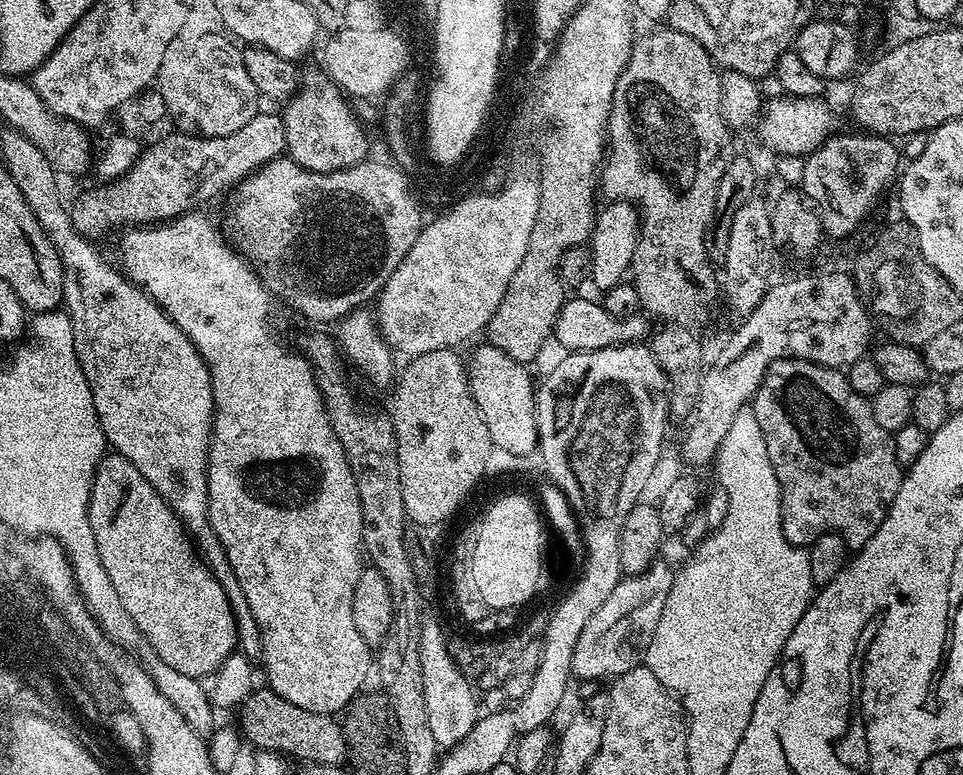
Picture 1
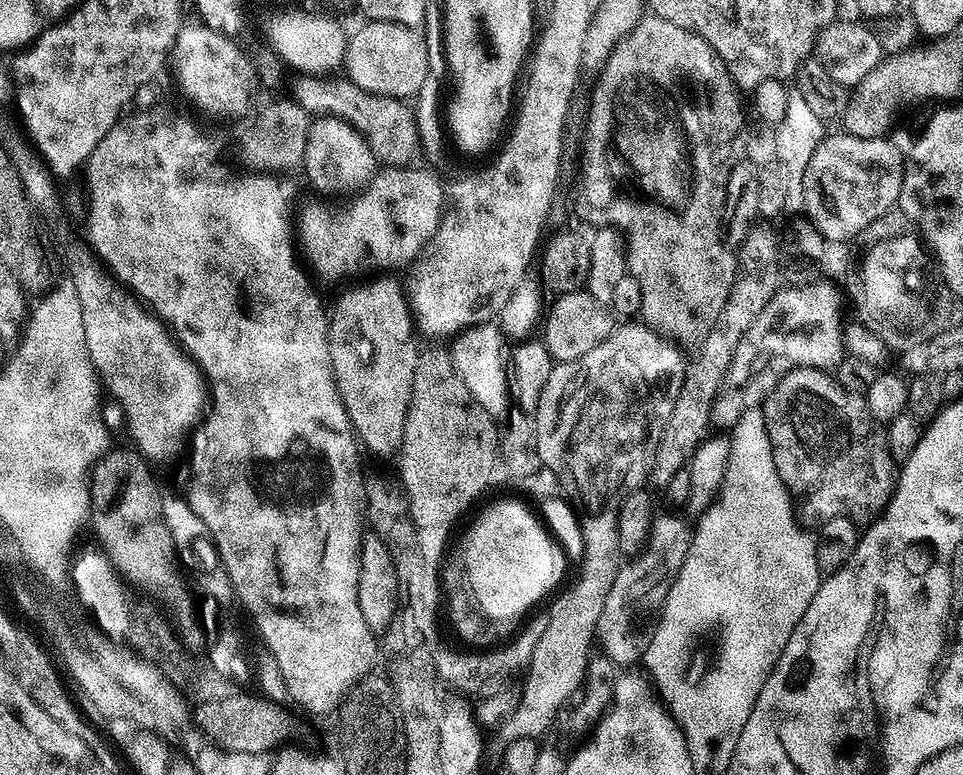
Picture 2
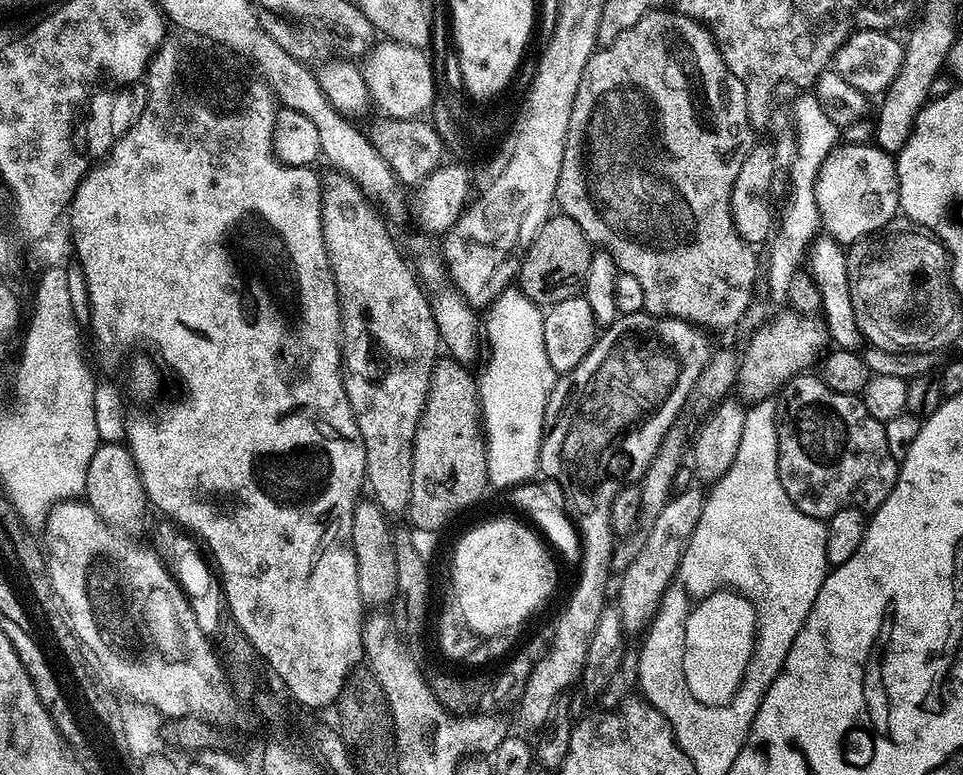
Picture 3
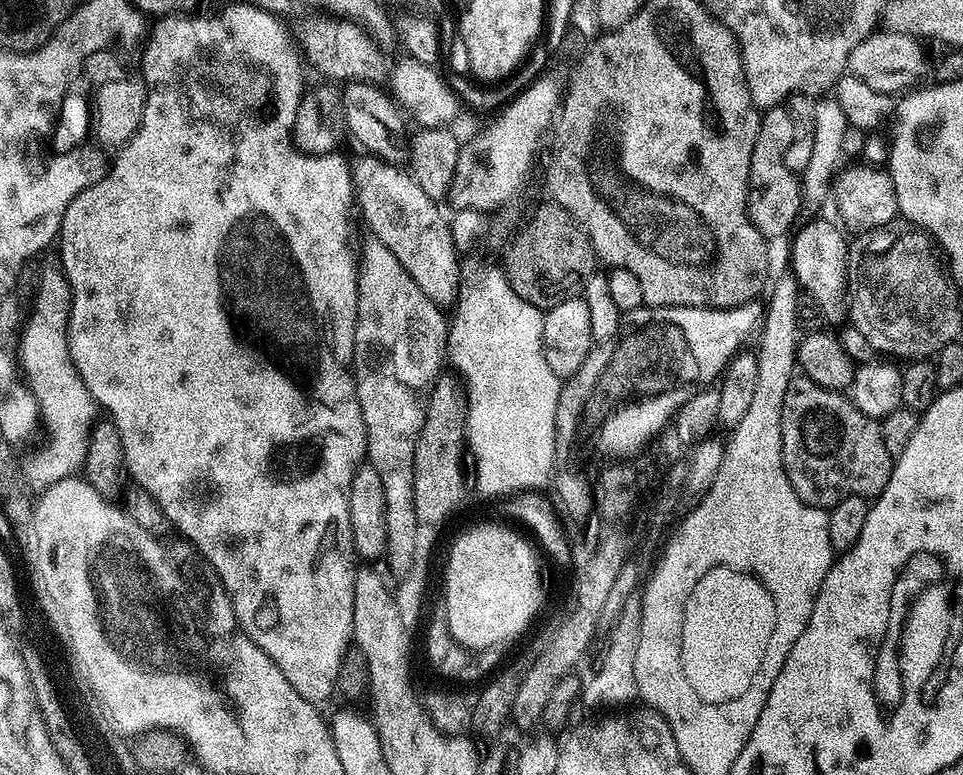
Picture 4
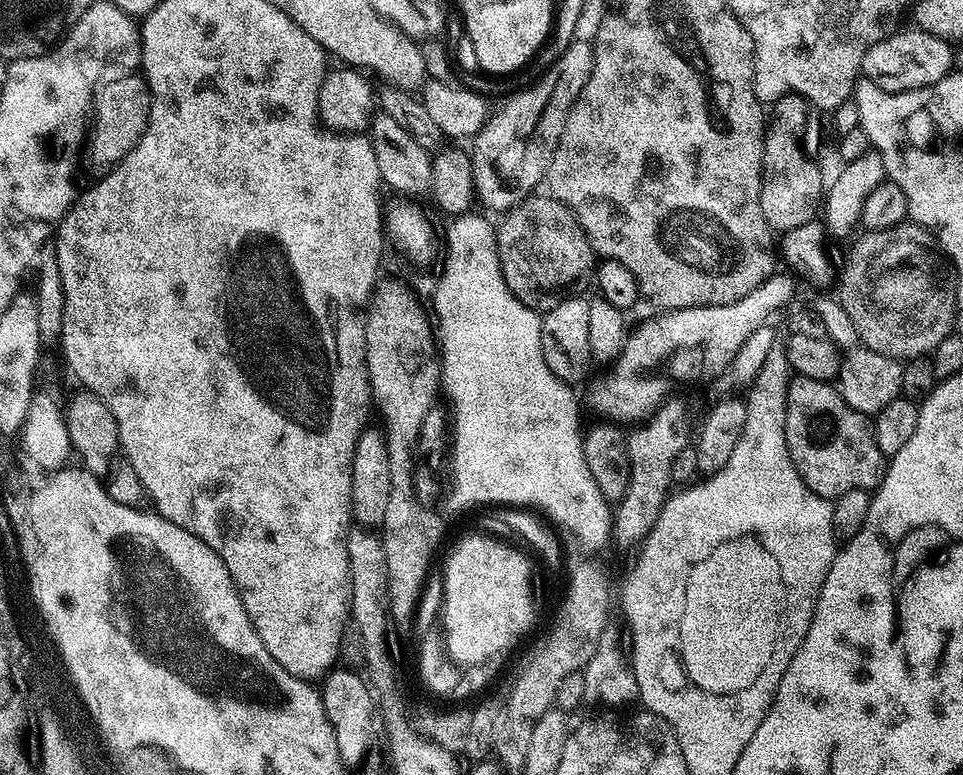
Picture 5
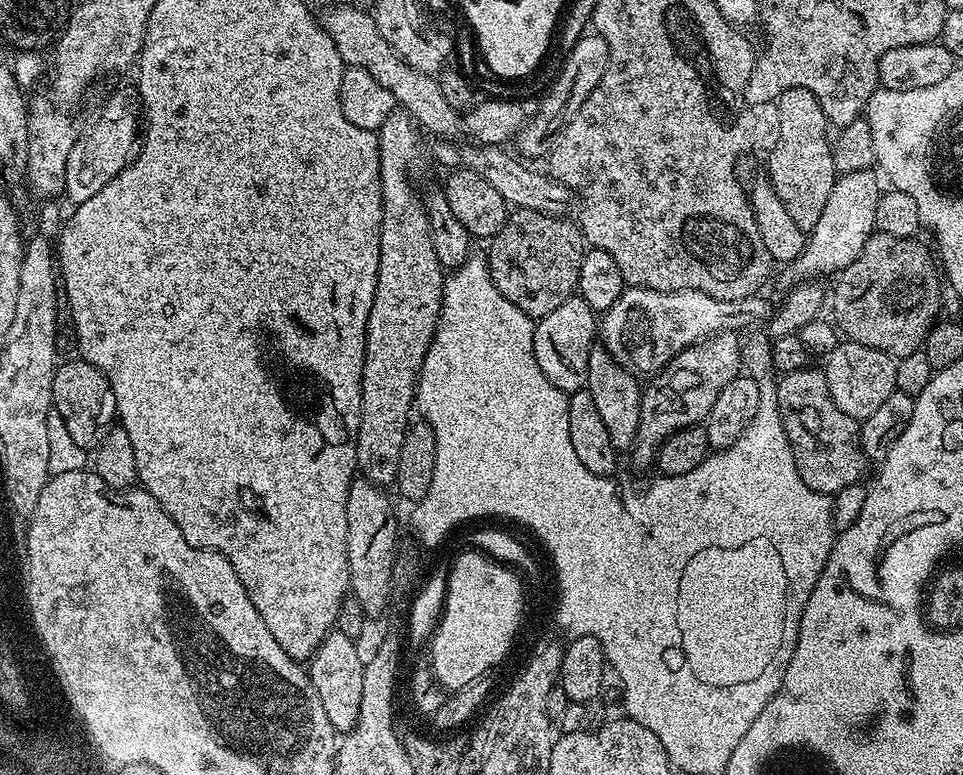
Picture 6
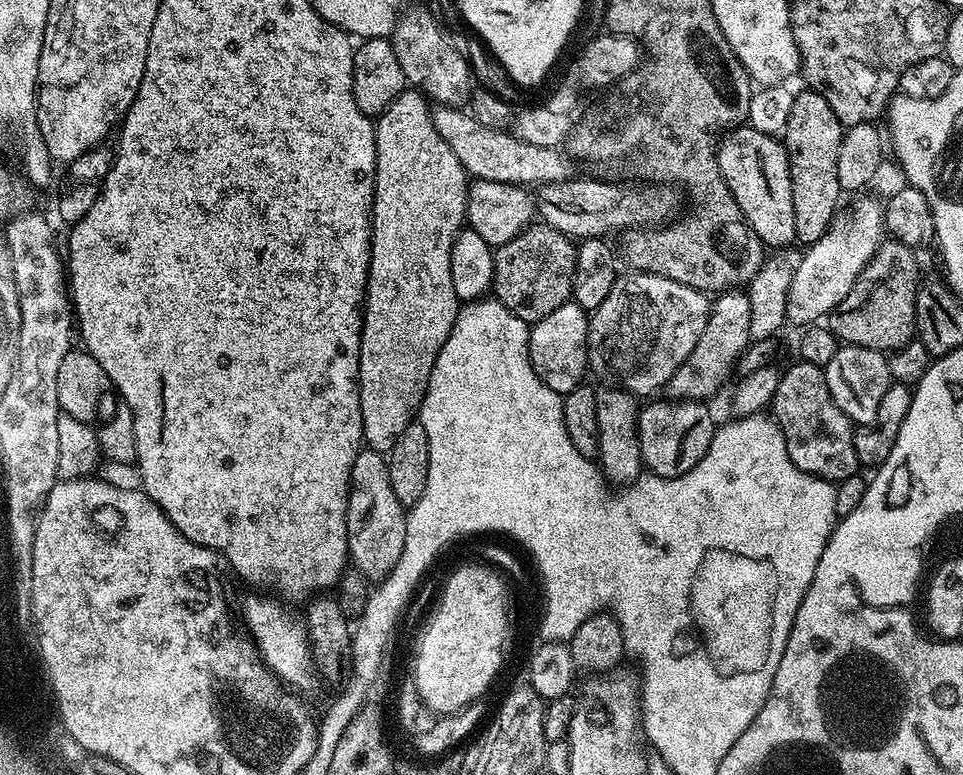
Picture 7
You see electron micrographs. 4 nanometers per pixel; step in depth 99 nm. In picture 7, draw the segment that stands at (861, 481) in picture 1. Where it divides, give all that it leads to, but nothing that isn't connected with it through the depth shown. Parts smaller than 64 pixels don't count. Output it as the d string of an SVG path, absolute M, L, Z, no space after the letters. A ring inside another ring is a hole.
M795 363L783 369L770 405L771 415L786 438L790 462L806 474L833 482L857 475L861 463L854 450L854 425L830 398L823 367Z

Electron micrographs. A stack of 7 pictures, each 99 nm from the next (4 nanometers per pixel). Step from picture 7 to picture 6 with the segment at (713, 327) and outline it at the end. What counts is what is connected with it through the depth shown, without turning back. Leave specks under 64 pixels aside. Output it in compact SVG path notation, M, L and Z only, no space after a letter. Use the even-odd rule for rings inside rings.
M717 332L699 340L657 372L643 385L640 394L638 434L632 443L630 455L636 468L652 468L660 445L683 428L694 428L707 421L718 394L731 380L741 375L740 339L734 332Z

